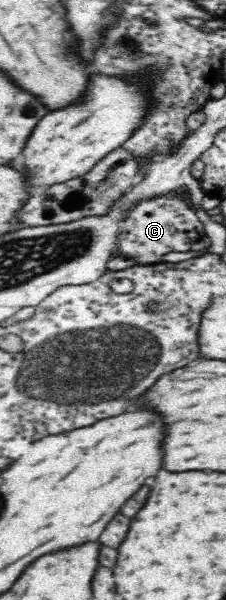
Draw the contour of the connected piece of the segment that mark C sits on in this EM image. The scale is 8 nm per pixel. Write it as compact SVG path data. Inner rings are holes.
M173 192L168 196L157 197L157 199L154 200L141 202L130 212L128 219L126 219L124 223L120 223L118 255L127 256L133 259L136 264L153 264L154 262L160 262L160 257L166 255L166 253L172 253L172 251L186 253L186 251L190 251L196 241L203 236L205 236L204 228L200 219L196 216L194 209L189 208L188 205L176 195L176 192Z

